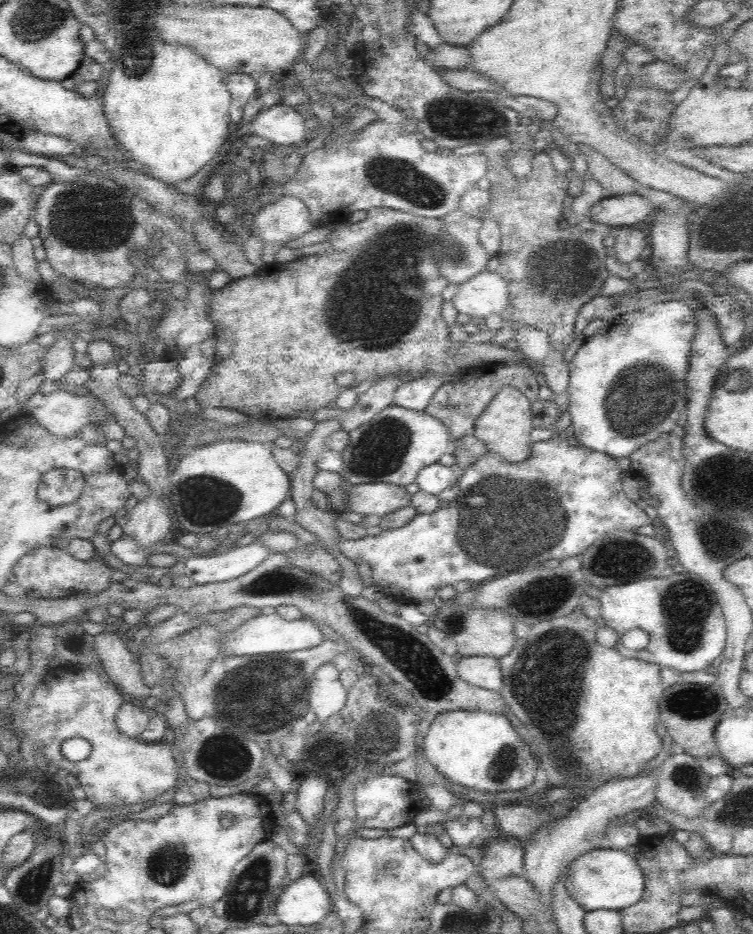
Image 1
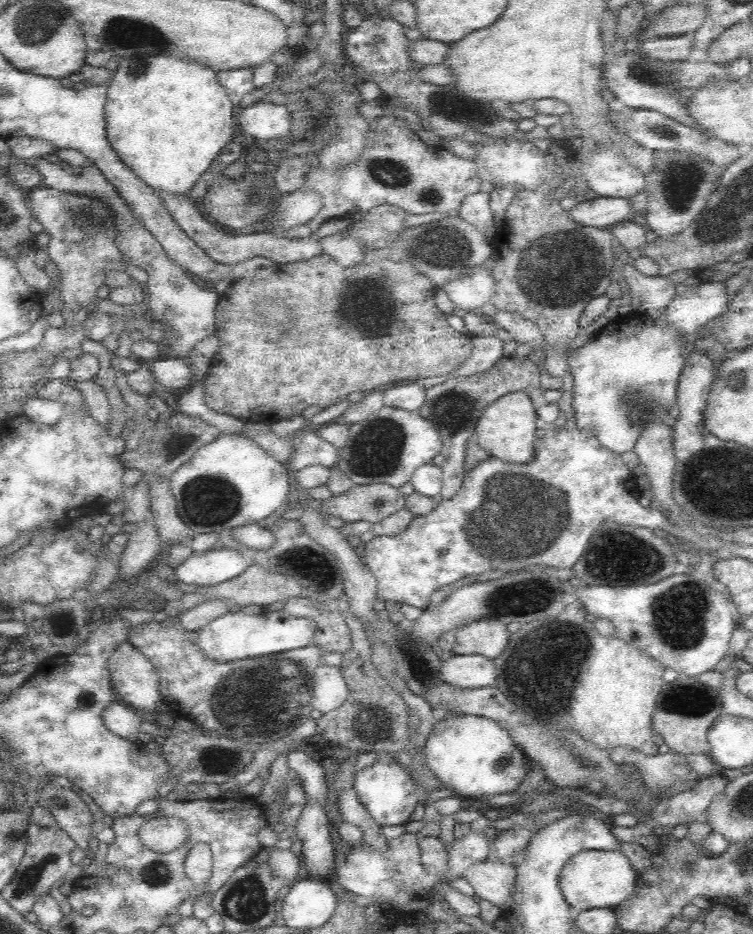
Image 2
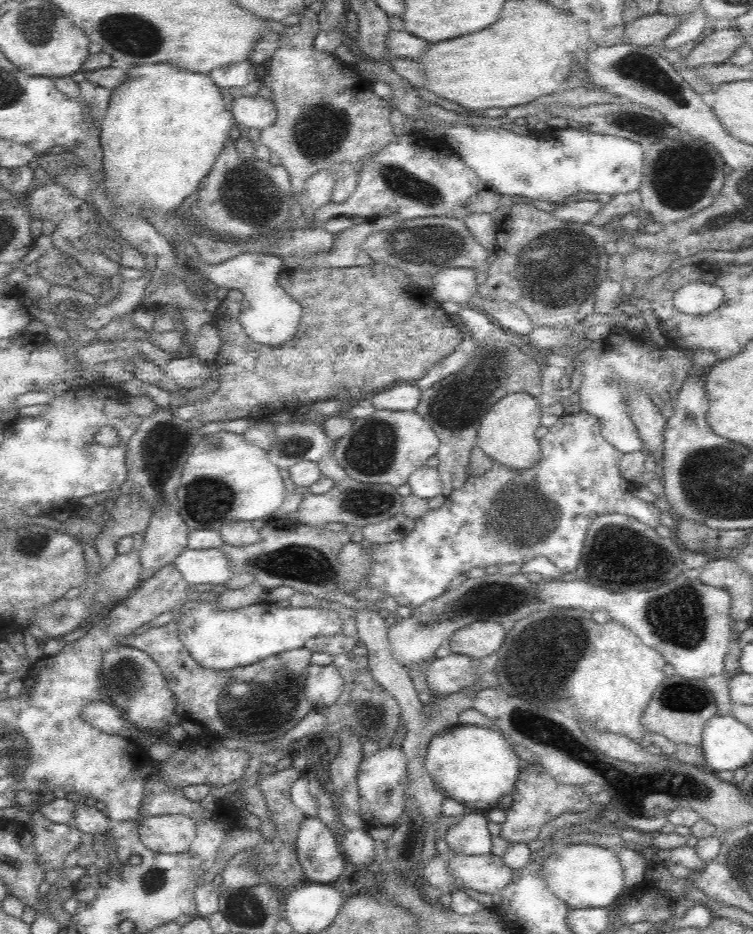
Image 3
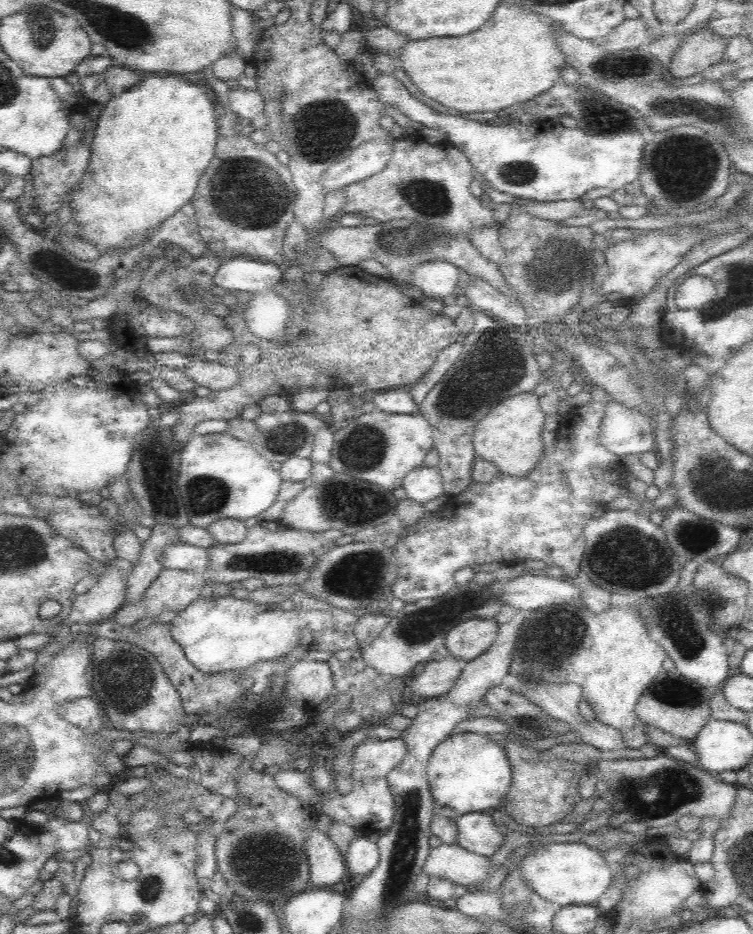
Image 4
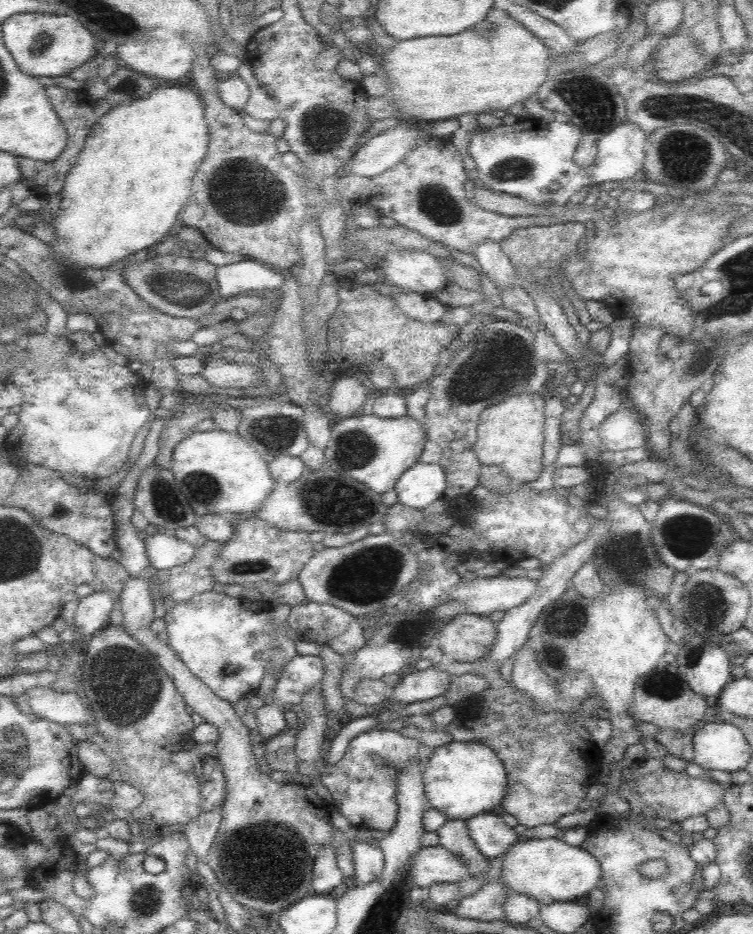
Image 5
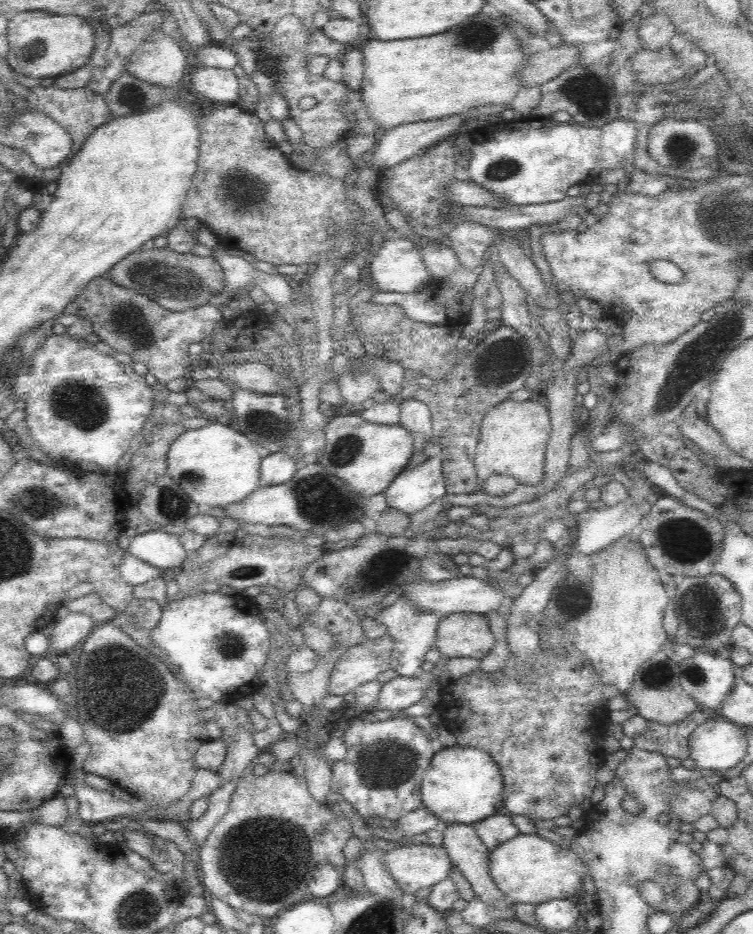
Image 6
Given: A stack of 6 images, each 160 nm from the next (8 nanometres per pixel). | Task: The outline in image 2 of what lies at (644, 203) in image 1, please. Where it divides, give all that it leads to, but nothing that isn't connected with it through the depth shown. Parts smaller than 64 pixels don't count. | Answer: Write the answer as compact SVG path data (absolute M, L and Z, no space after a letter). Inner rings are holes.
M601 196L578 202L569 217L576 223L594 228L611 229L632 214L630 199Z

